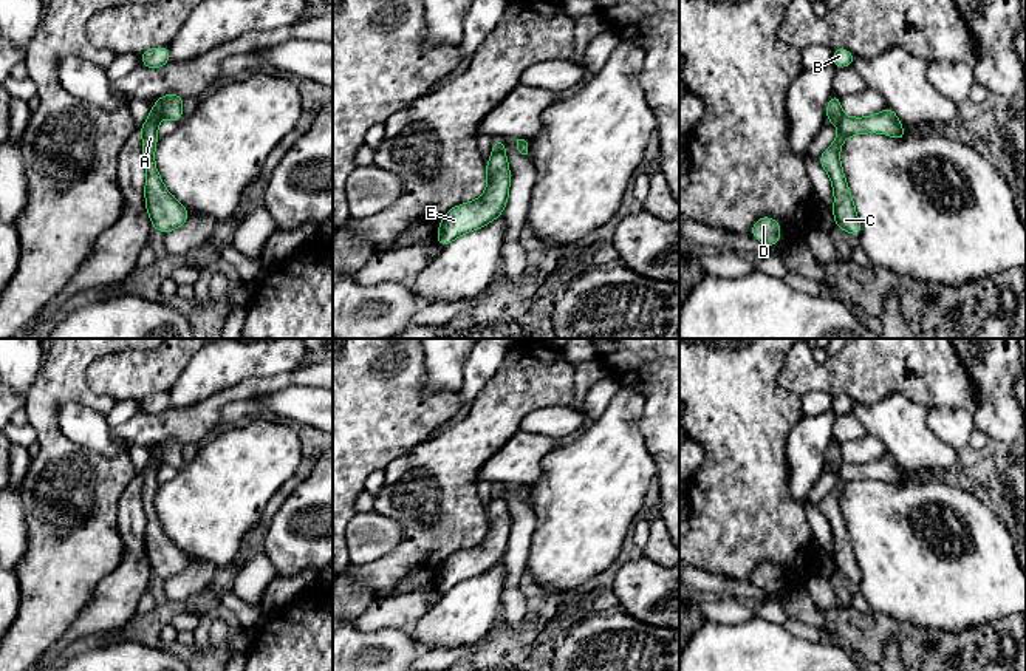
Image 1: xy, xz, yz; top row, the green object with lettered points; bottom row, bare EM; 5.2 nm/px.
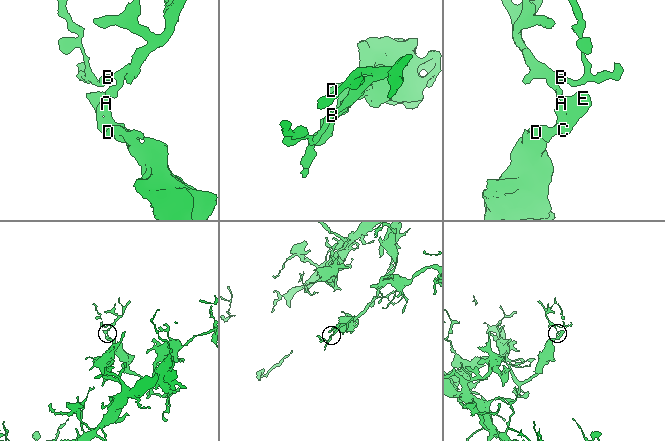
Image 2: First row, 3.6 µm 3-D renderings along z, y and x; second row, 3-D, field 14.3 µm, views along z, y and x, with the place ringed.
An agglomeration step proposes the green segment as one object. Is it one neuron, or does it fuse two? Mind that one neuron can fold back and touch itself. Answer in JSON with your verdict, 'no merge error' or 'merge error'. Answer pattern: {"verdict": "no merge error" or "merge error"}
{"verdict": "merge error"}

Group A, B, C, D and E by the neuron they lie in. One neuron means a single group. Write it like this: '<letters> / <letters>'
A C D E / B

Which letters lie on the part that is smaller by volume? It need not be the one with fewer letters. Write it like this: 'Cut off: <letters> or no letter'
Cut off: B

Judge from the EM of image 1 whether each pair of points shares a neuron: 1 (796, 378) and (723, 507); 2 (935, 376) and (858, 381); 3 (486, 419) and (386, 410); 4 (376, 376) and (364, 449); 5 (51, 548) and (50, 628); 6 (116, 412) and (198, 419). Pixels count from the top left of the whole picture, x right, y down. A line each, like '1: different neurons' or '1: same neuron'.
1: different neurons
2: same neuron
3: different neurons
4: same neuron
5: same neuron
6: different neurons

